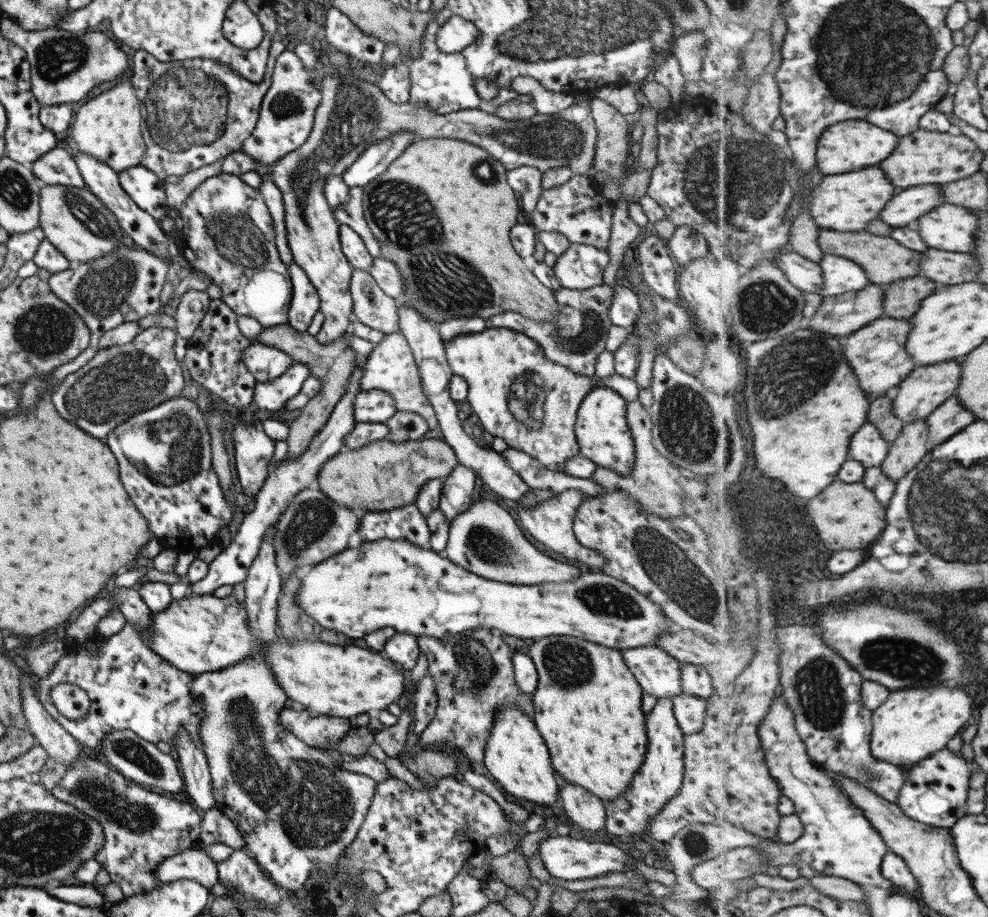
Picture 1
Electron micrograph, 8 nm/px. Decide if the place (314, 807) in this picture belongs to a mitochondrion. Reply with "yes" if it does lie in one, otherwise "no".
yes

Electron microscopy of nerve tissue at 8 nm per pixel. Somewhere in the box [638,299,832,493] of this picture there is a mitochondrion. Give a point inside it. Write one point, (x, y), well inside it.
(687, 429)

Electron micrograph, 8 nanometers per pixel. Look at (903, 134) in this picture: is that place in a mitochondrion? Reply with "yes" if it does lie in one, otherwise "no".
no

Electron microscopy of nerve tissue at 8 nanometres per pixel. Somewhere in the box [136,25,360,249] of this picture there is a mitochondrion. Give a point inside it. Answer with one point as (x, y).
(189, 108)

